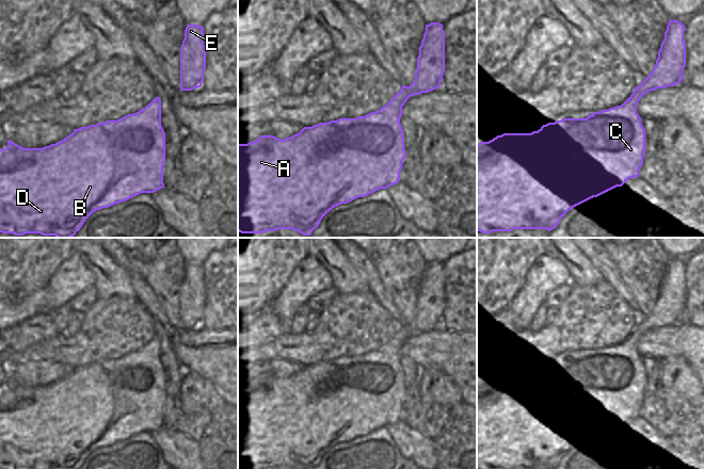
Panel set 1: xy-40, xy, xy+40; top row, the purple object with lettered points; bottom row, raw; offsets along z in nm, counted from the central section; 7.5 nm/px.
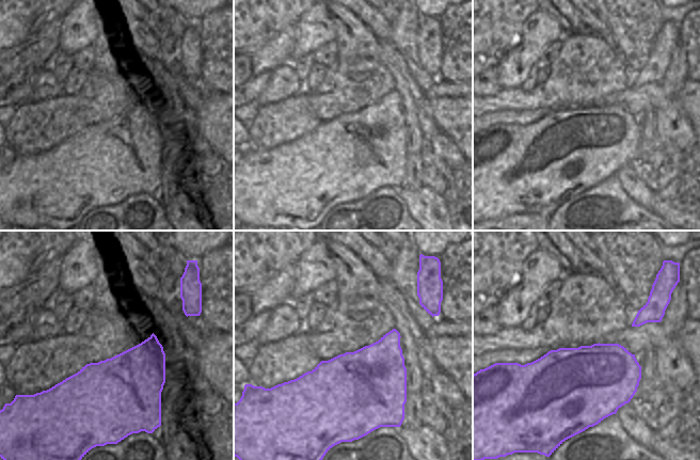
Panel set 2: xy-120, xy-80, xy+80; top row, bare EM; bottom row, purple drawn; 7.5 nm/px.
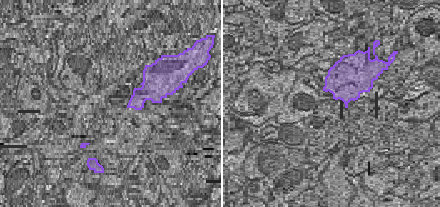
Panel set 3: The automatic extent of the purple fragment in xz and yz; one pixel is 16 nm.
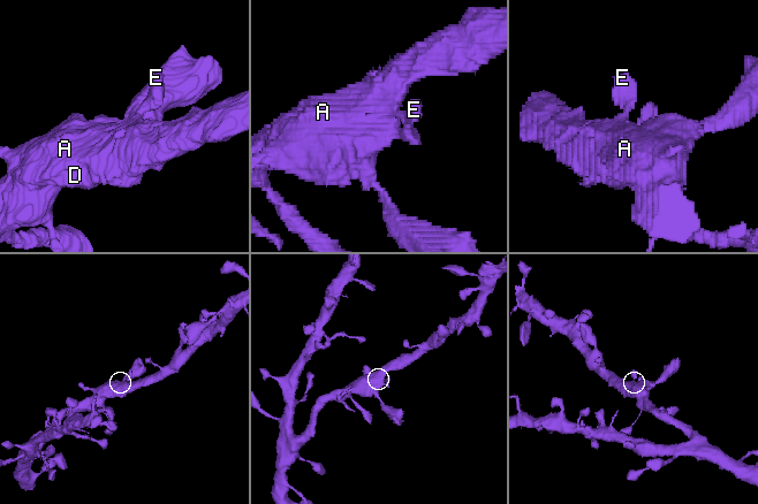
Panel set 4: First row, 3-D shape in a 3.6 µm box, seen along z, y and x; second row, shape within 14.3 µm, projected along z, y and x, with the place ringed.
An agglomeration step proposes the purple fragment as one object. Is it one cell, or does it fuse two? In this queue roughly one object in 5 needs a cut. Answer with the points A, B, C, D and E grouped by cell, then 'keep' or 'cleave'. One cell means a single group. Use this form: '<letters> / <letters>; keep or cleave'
A B C D E; keep

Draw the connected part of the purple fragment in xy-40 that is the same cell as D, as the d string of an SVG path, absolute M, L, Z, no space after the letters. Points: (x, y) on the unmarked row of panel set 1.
M153 338L145 346L117 359L107 359L74 368L64 378L43 387L23 387L11 378L7 386L0 388L0 469L80 469L84 460L96 450L126 440L141 432L154 432L162 426L165 403L165 371L161 365L161 339Z

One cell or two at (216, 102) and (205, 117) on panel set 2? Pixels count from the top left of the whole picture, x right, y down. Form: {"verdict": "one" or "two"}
{"verdict": "one"}

